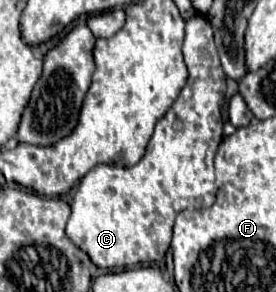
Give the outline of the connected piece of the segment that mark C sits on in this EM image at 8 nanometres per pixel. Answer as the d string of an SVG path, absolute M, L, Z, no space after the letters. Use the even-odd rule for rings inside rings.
M194 17L186 23L182 51L190 73L188 83L174 105L156 123L142 161L126 169L96 165L80 181L72 199L66 235L100 269L130 269L138 263L164 259L176 215L184 209L210 207L216 199L214 155L222 141L221 103L226 91L226 75L220 67L212 27L206 17Z

